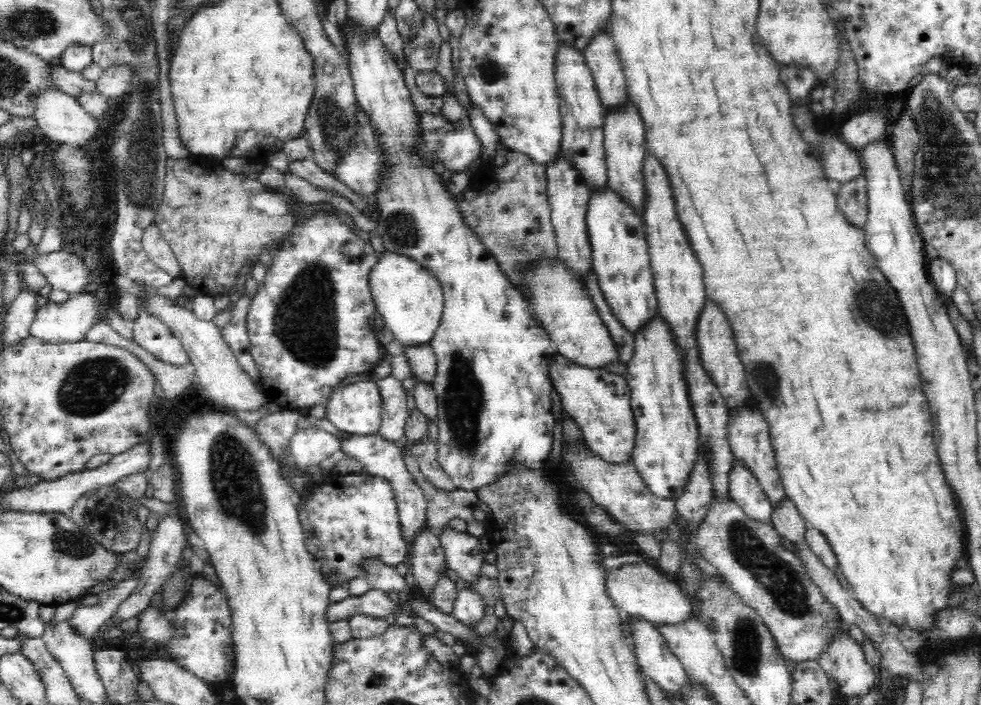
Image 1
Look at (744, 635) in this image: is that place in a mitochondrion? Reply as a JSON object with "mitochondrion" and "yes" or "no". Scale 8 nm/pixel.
{"mitochondrion":"yes"}

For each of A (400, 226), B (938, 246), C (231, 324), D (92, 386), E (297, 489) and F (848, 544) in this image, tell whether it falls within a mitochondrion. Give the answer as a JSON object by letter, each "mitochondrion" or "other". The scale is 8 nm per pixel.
{"A":"mitochondrion","B":"other","C":"other","D":"mitochondrion","E":"other","F":"other"}

